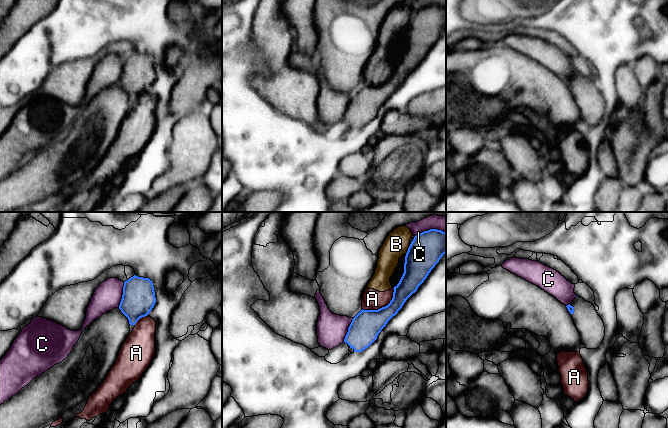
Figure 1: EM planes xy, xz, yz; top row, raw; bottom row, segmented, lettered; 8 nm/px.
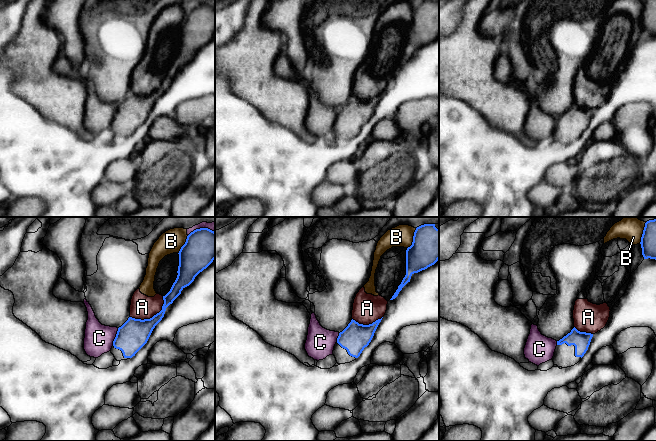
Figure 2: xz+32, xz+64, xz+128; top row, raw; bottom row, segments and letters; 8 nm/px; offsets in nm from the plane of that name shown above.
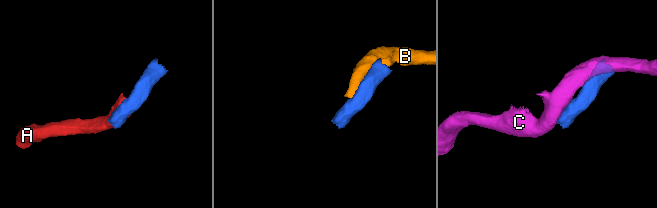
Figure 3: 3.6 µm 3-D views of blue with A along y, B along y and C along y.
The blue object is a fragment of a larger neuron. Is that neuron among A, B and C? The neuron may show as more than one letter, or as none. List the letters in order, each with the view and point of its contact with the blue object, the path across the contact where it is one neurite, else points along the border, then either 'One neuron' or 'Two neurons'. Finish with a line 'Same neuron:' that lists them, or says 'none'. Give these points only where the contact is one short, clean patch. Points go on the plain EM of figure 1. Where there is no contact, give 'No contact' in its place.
A: Touches blue at xz (382, 83). Two neurons
B: Touches blue at xz (408, 26). Two neurons
C: Touches blue at xz (430, 5). Two neurons
Same neuron: none

